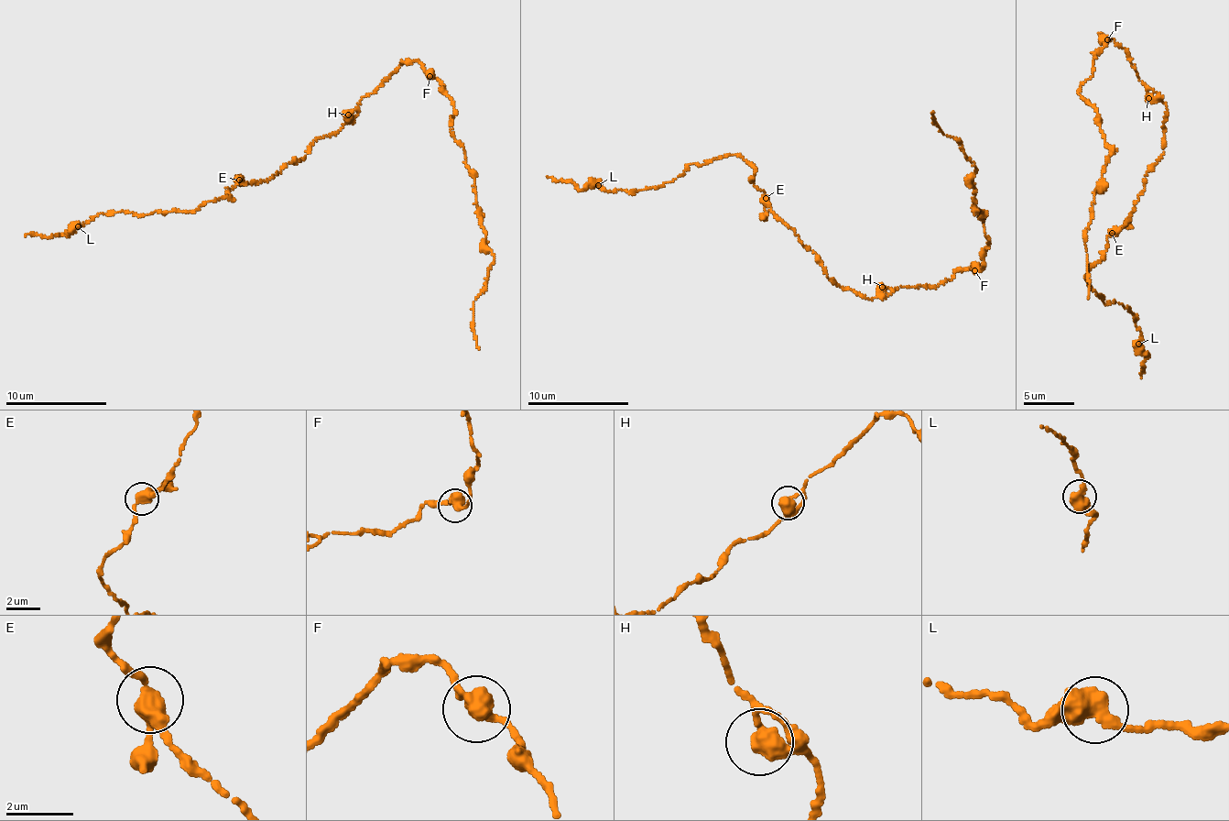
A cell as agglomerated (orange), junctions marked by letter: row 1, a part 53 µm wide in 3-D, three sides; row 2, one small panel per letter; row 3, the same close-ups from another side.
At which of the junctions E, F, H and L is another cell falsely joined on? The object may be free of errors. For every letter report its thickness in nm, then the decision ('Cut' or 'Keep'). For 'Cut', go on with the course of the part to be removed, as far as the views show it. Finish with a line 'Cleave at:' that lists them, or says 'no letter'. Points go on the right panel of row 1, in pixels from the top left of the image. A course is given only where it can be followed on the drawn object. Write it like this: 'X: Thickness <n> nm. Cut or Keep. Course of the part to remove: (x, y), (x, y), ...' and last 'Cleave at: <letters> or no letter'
E: Thickness 340 nm. Keep
F: Thickness 480 nm. Keep
H: Thickness 420 nm. Keep
L: Thickness 480 nm. Keep
Cleave at: no letter

